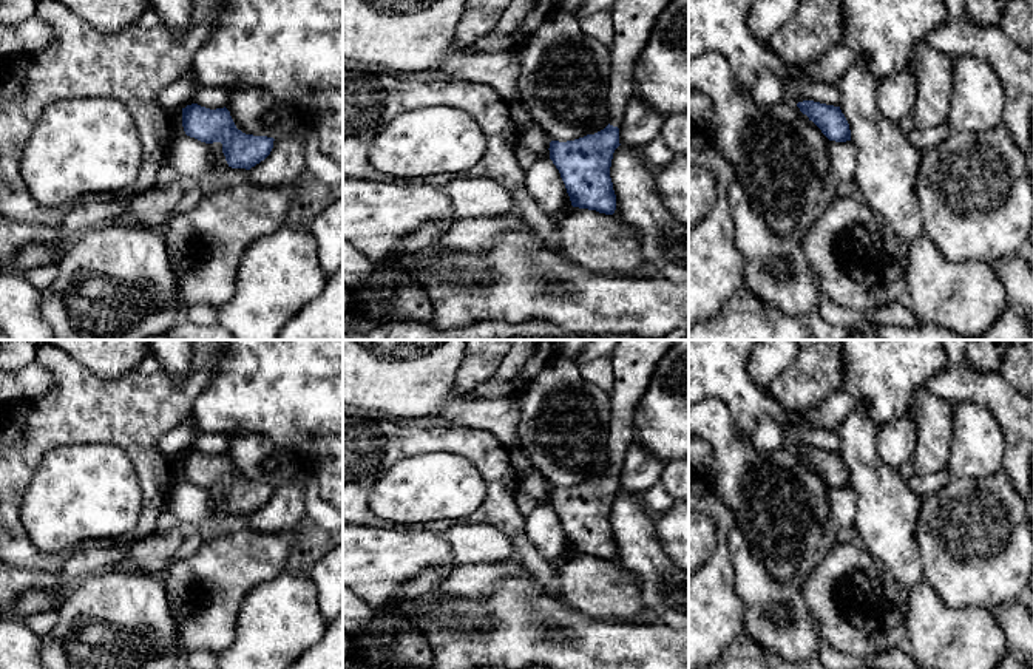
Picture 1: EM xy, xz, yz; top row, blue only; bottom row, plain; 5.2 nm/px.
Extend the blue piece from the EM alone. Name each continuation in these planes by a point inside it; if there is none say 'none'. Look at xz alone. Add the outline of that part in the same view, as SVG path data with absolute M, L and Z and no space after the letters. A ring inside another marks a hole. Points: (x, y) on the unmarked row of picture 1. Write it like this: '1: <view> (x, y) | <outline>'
1: xz (633, 360) | M619 340L610 360L615 386L610 391L608 467L622 471L628 447L635 442L635 414L644 402L652 374L675 340Z

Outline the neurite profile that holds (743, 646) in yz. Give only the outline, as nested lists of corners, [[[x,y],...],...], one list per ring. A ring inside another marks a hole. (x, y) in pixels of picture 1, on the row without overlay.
[[[743,633],[729,643],[716,661],[699,669],[806,669],[806,666],[764,650]]]

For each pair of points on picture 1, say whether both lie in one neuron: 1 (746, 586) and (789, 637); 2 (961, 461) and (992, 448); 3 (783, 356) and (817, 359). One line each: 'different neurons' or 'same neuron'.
1: same neuron
2: same neuron
3: different neurons

